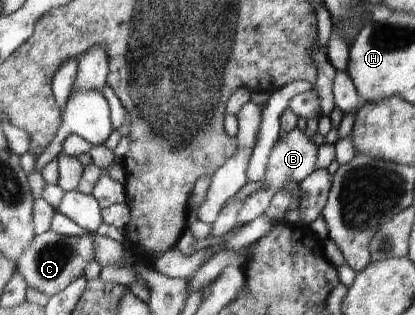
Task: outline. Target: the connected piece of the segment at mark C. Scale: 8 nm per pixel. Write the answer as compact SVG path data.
M49 231L38 235L16 264L17 272L24 276L29 288L36 289L52 298L67 290L85 275L95 259L97 259L97 240L90 232L86 237L75 238Z

